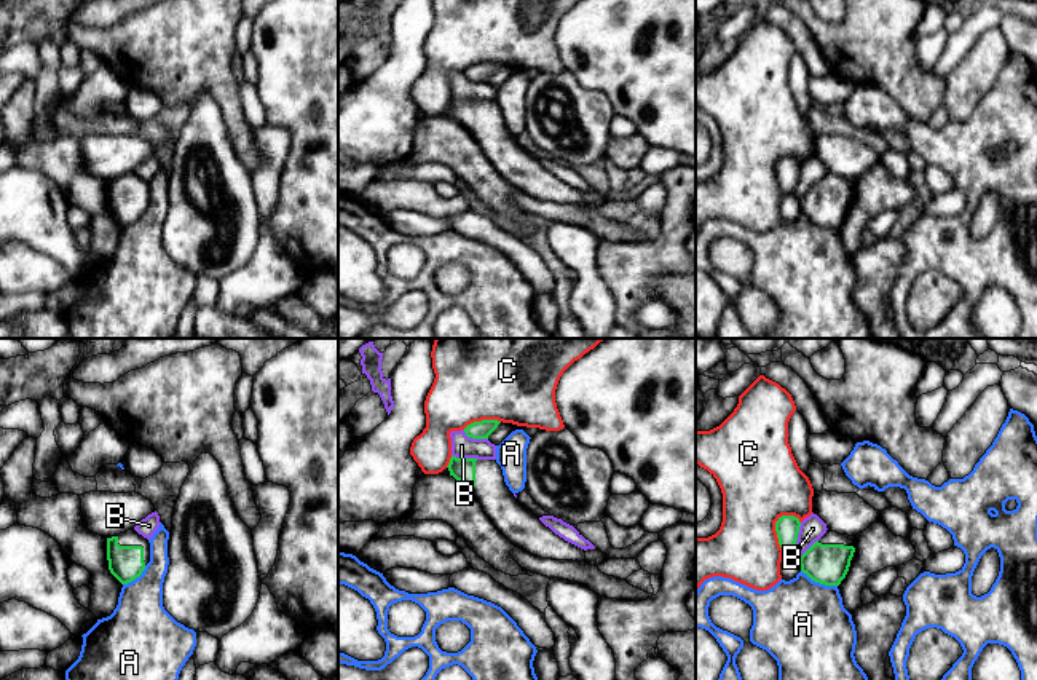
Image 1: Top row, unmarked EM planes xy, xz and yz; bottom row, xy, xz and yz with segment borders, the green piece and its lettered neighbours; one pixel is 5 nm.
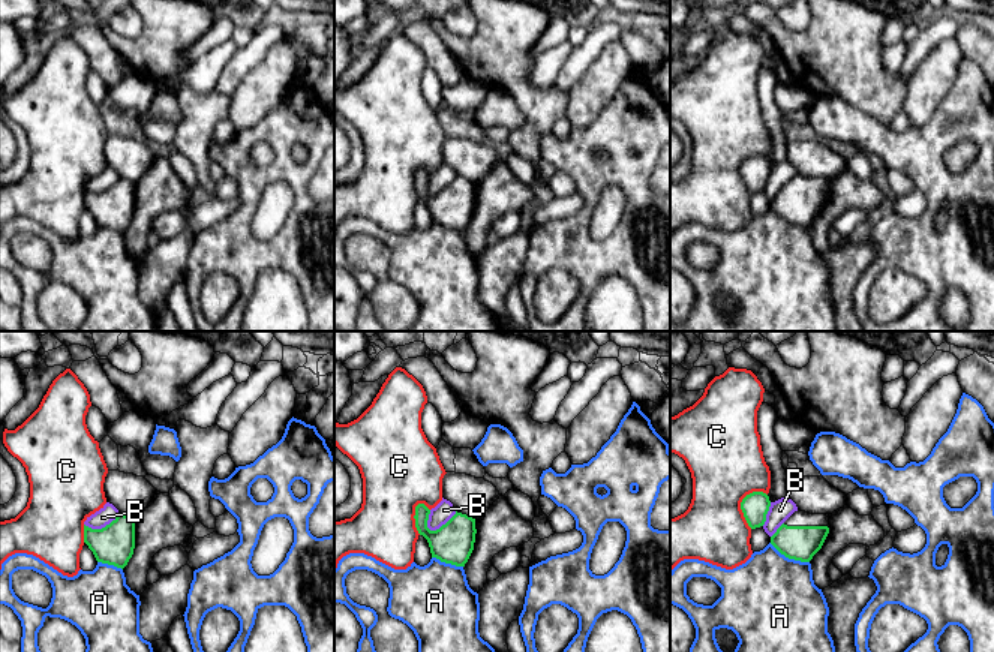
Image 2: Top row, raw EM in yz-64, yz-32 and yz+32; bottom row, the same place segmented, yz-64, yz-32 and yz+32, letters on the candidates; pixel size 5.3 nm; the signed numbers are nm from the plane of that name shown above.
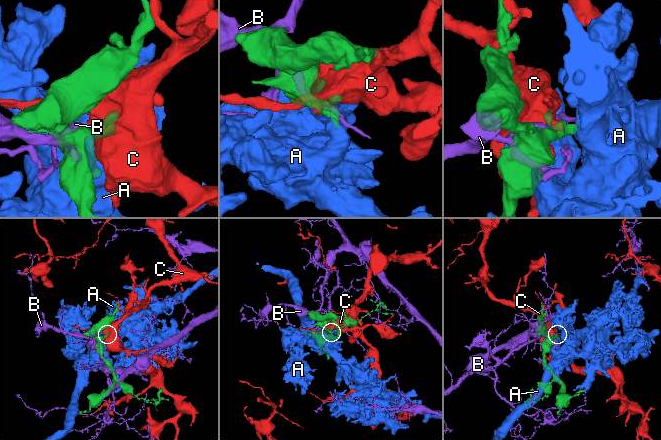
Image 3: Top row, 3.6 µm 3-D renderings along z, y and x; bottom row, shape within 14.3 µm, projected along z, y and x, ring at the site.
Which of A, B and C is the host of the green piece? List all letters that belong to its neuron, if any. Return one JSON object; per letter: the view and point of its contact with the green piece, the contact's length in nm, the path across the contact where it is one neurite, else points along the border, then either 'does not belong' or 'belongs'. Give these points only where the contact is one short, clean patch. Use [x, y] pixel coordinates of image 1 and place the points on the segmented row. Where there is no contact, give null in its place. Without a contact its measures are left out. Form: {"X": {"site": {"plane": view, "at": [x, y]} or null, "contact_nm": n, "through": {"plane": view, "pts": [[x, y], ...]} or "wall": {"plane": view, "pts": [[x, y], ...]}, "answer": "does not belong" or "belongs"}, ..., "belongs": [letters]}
{"A": {"site": {"plane": "yz", "at": [819, 581]}, "contact_nm": 200, "answer": "does not belong"}, "B": {"site": {"plane": "yz", "at": [796, 537]}, "contact_nm": 150, "answer": "does not belong"}, "C": {"site": {"plane": "yz", "at": [776, 527]}, "contact_nm": 190, "answer": "does not belong"}, "belongs": []}

